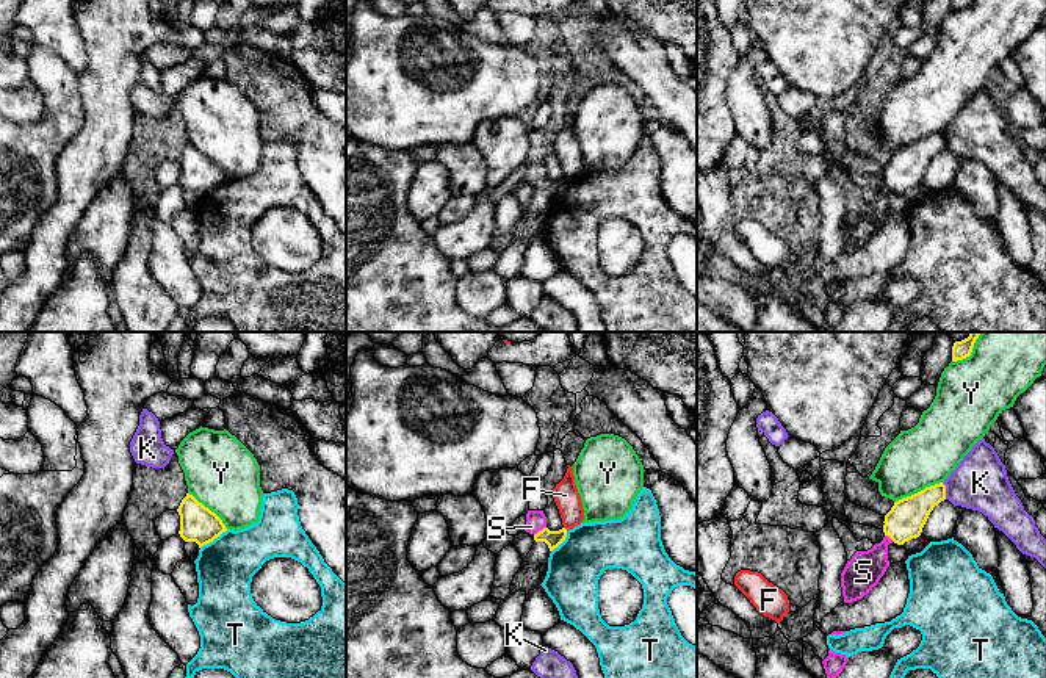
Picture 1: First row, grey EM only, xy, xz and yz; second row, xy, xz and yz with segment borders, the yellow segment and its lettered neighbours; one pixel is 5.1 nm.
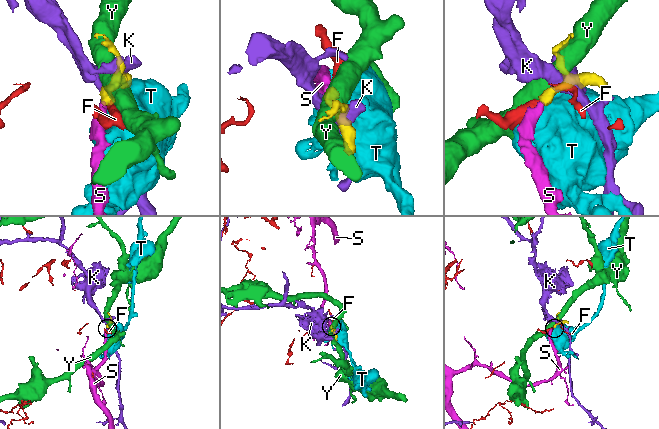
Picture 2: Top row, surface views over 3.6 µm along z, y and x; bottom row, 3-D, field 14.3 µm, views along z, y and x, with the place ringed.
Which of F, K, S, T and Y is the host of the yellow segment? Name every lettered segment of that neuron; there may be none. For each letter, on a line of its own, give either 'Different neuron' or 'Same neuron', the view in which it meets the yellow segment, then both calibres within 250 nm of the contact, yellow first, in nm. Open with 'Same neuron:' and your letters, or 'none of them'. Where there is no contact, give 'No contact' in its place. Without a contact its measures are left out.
Same neuron: S
F: Different neuron. No contact
K: Different neuron. Touches yellow in yz. Thickness 190 nm (yellow) against 280 nm
S: Same neuron. Touches yellow in xz. Thickness 90 nm (yellow) against 110 nm
T: Different neuron. Touches yellow in xy. Thickness 190 nm (yellow) against 300 nm
Y: Different neuron. Touches yellow in yz. Thickness 190 nm (yellow) against 320 nm

